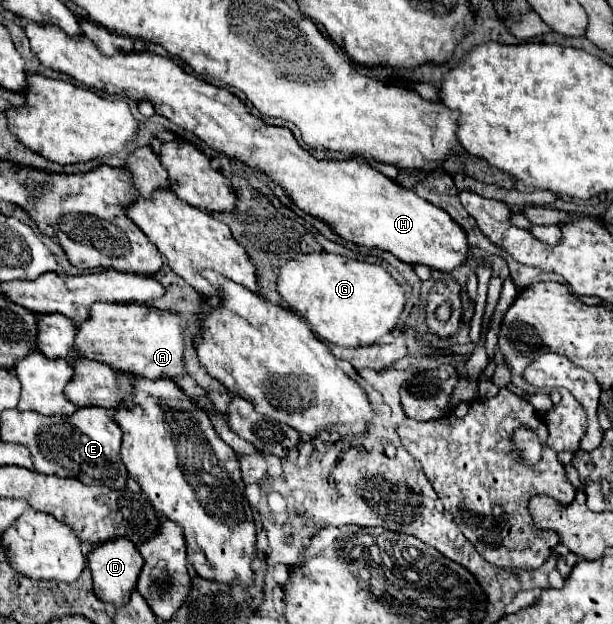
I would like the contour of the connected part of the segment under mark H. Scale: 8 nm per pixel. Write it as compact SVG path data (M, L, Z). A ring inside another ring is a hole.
M24 18L22 22L32 52L46 68L66 72L80 84L108 94L128 96L136 102L152 102L156 114L162 114L184 130L196 134L214 150L264 170L270 180L284 188L300 210L328 222L344 240L368 248L382 248L408 264L426 264L432 270L448 274L462 266L470 256L466 230L454 222L446 210L440 210L420 198L414 190L386 178L368 166L364 158L316 160L296 142L288 128L266 124L262 118L250 114L248 106L226 88L218 88L186 74L170 58L152 52L104 56L84 34L80 38L70 36L52 22L46 26Z

